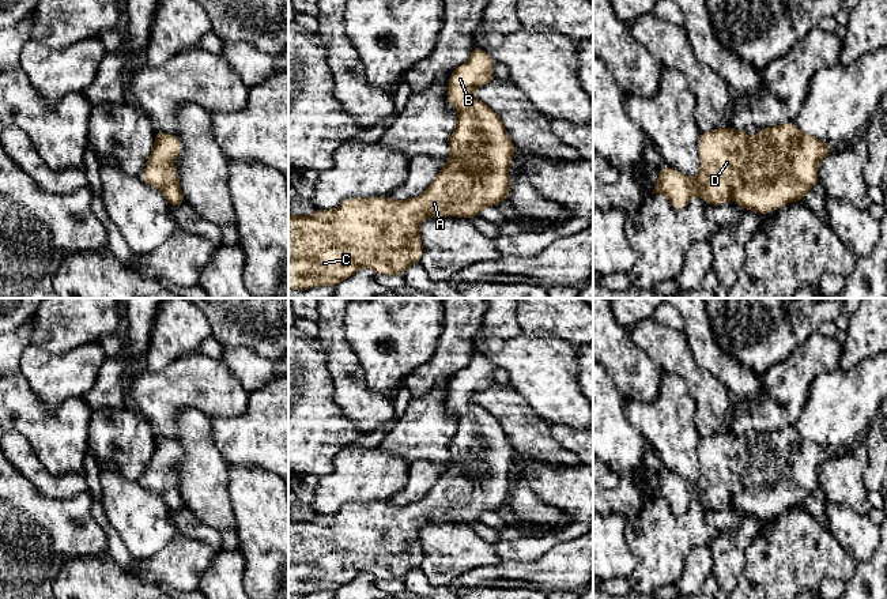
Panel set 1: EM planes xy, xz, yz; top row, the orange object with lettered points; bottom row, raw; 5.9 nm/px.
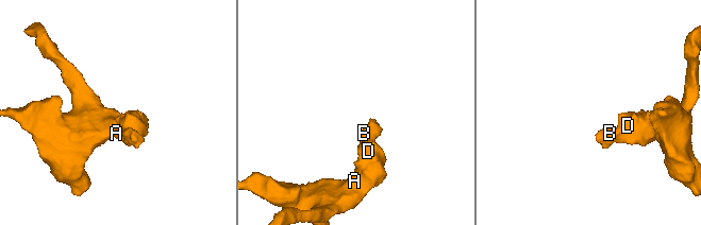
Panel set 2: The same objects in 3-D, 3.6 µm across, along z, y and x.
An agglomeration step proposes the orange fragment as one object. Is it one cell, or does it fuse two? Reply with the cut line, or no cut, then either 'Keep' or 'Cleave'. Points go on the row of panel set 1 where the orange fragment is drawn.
No split. Keep

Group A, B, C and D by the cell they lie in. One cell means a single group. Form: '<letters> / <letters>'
A B C D

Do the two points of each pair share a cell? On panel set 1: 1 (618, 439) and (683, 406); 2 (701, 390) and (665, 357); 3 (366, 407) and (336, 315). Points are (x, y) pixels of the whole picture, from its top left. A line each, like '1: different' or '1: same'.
1: different
2: same
3: same

